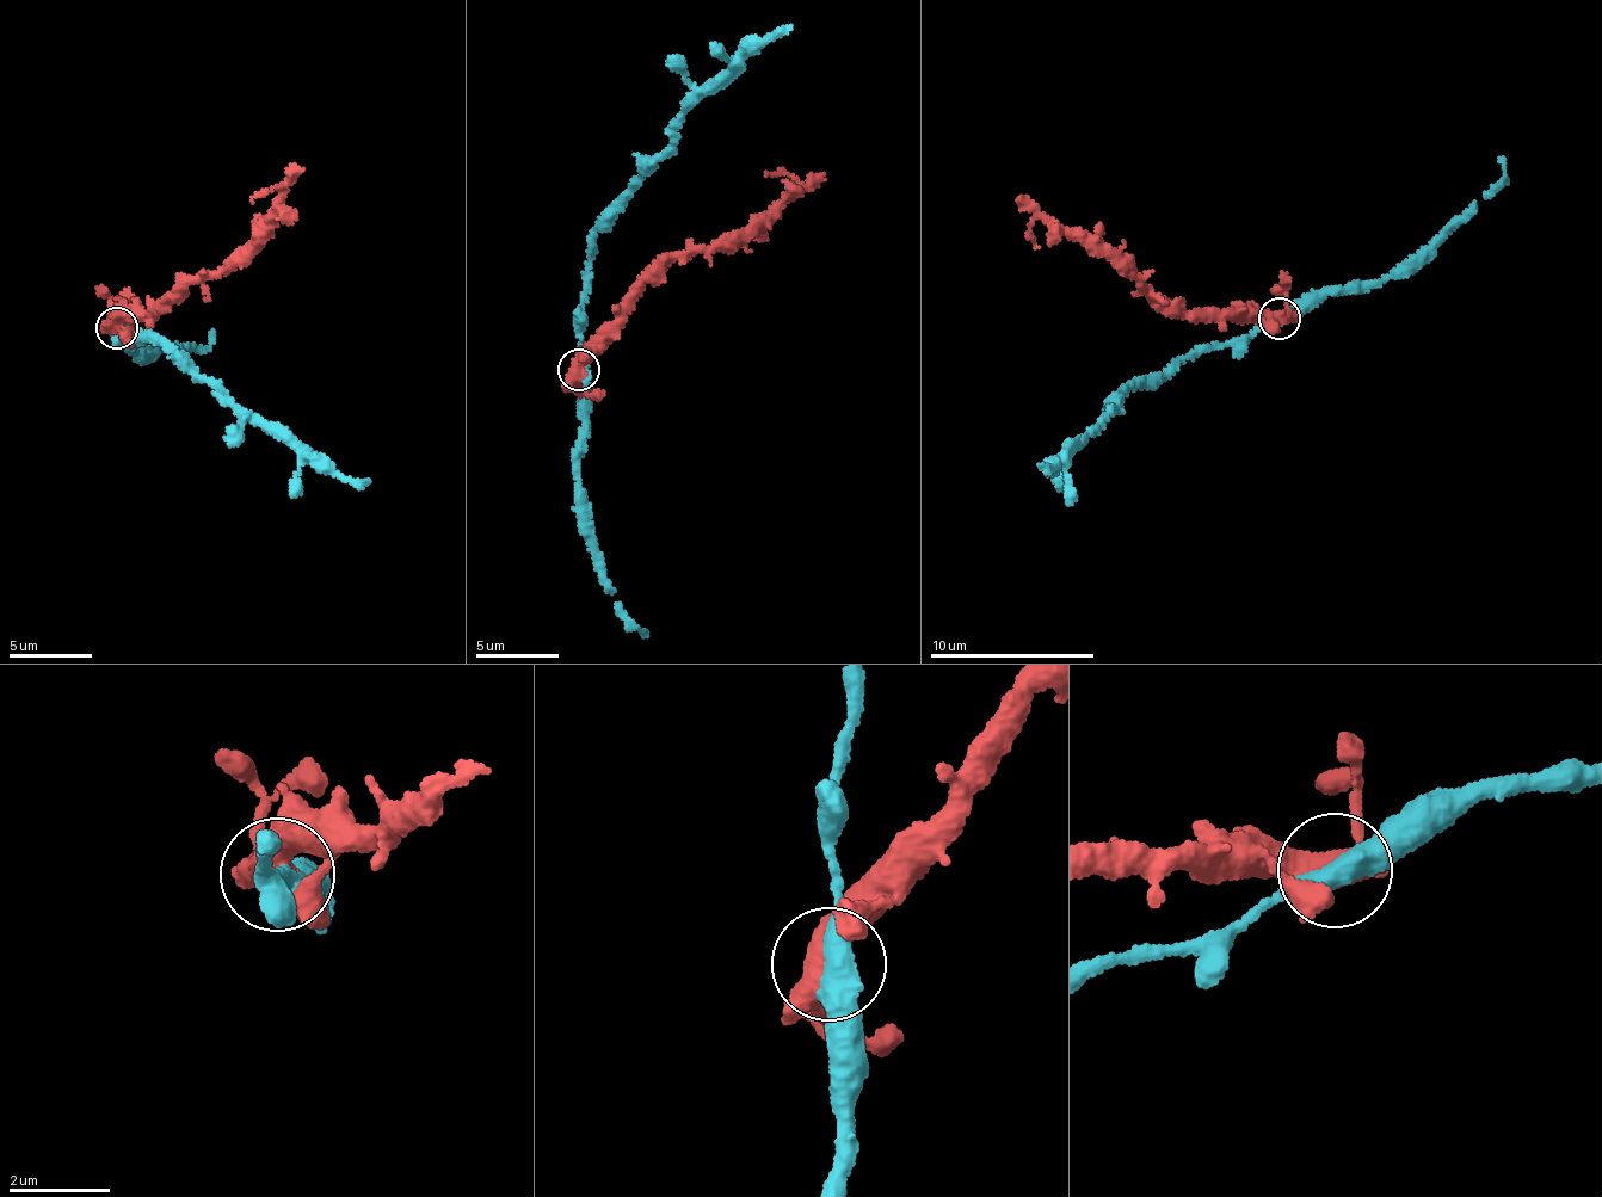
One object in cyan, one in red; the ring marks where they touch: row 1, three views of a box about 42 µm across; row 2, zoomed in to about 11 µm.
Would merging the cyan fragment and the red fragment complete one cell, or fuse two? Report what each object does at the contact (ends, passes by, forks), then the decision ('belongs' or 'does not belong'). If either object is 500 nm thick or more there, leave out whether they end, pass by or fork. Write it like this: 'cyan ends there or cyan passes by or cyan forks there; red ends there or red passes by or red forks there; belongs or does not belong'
does not belong

